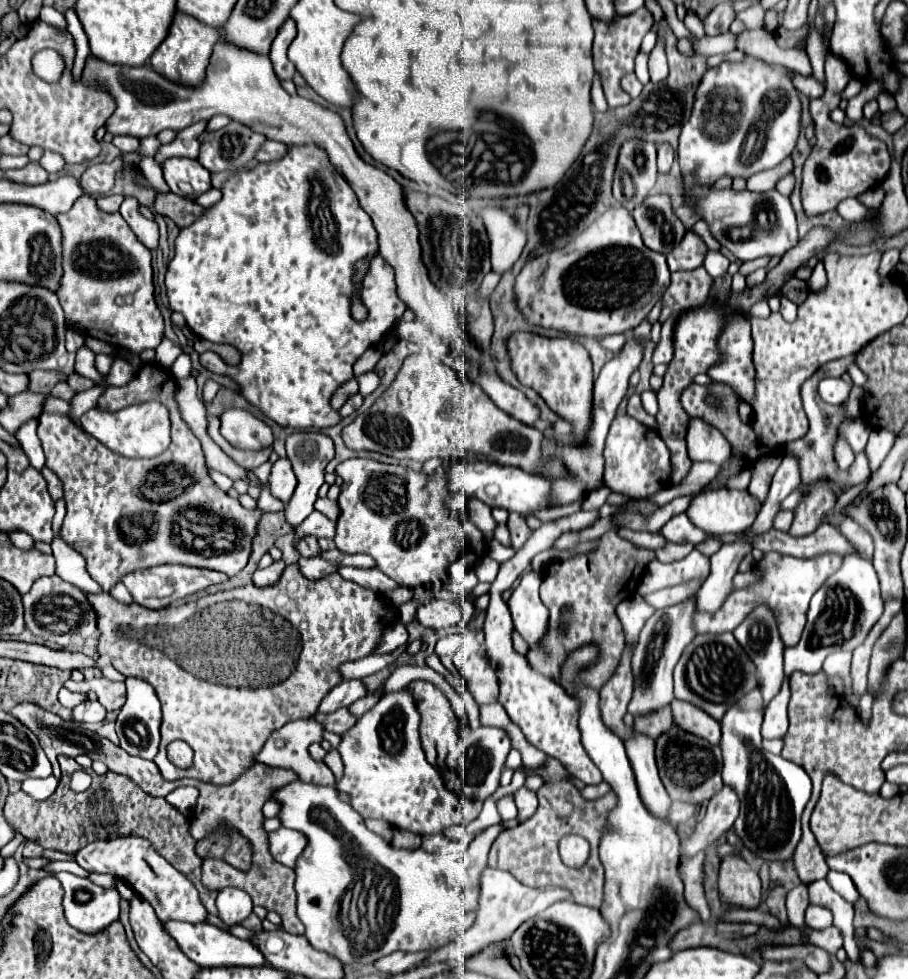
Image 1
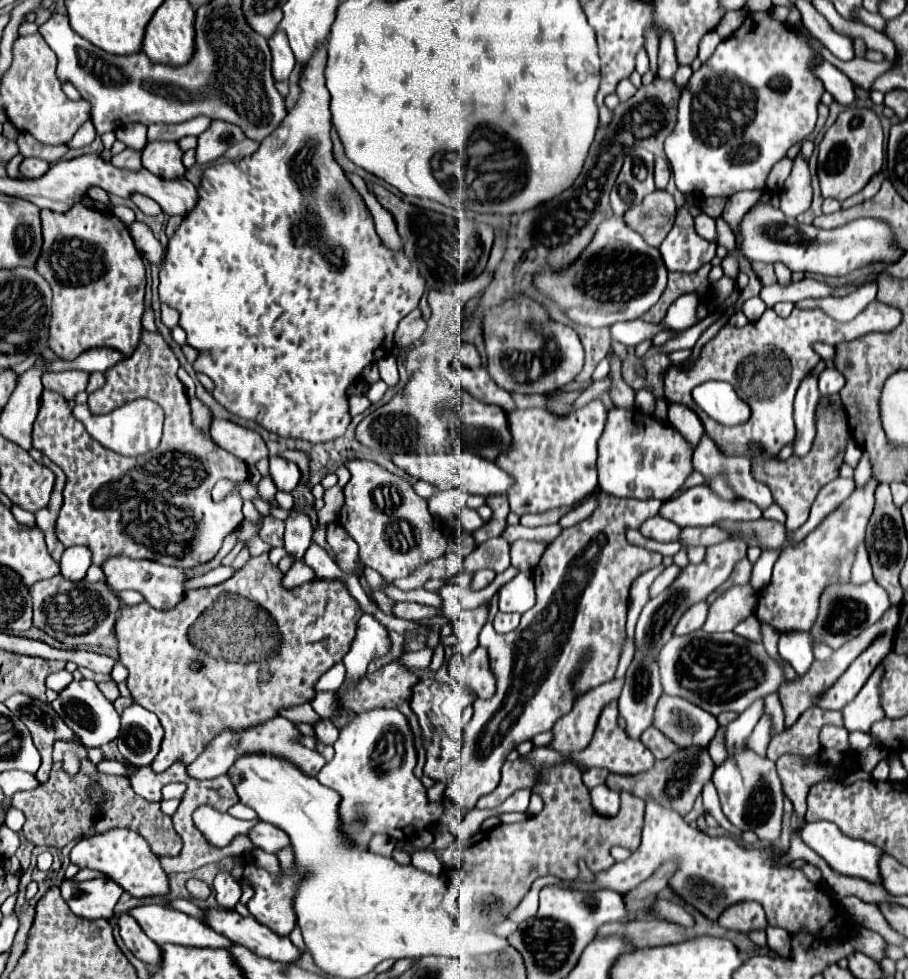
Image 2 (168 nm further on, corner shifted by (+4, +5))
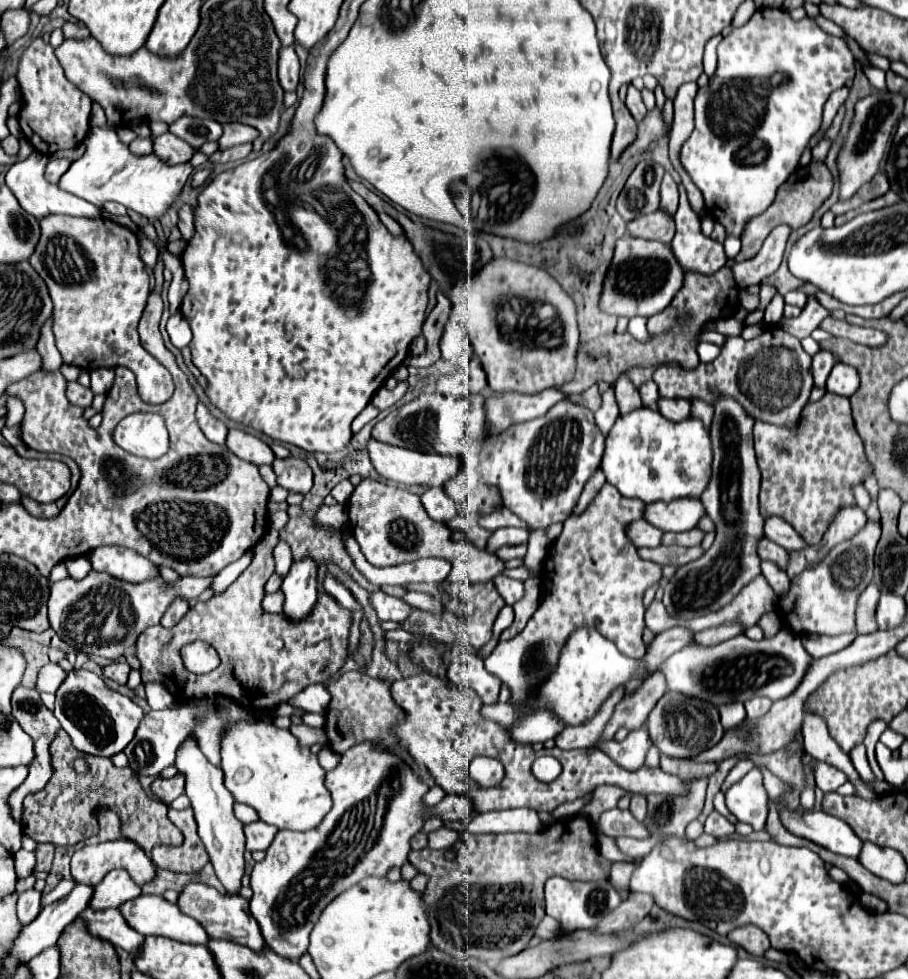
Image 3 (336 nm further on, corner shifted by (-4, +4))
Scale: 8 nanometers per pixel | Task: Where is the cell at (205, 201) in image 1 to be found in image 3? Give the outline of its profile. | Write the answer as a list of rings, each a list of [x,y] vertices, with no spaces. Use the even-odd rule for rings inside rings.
[[[91,128],[85,140],[87,152],[83,158],[75,160],[71,168],[63,174],[59,180],[59,188],[65,192],[71,192],[95,206],[103,206],[105,202],[113,200],[123,204],[129,210],[135,210],[137,214],[155,220],[159,218],[173,200],[181,194],[185,182],[193,174],[193,166],[189,162],[167,166],[163,160],[159,160],[155,154],[137,156],[119,142],[117,134],[107,128]]]

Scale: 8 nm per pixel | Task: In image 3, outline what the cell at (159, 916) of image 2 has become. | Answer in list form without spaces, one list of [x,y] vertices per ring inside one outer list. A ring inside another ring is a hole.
[[[141,894],[135,900],[129,900],[127,904],[121,904],[119,912],[127,920],[127,924],[133,930],[141,932],[143,936],[167,936],[167,938],[173,938],[173,940],[179,940],[179,942],[189,942],[189,944],[207,944],[207,940],[209,940],[205,930],[193,918],[183,914],[177,908],[177,904],[167,902],[163,896],[151,896],[151,894],[143,896]]]

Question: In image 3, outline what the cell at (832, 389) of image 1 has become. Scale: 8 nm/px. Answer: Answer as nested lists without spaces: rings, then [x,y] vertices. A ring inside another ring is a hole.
[[[837,362],[827,378],[827,392],[839,394],[839,396],[853,396],[853,392],[859,388],[859,376],[855,368]]]

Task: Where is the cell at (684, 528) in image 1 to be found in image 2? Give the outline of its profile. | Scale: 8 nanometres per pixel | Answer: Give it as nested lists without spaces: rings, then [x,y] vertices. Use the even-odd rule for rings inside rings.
[[[661,515],[647,519],[639,531],[655,541],[679,541],[681,535],[681,527],[677,523],[671,523],[669,519],[663,519]]]

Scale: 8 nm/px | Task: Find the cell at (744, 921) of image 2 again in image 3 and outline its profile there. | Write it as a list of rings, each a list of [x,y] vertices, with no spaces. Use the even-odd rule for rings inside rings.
[[[757,926],[737,928],[737,930],[733,930],[727,938],[729,938],[735,946],[745,948],[745,950],[747,950],[749,954],[753,954],[753,956],[763,956],[763,954],[771,948],[767,936],[763,936],[763,932],[761,932]]]

